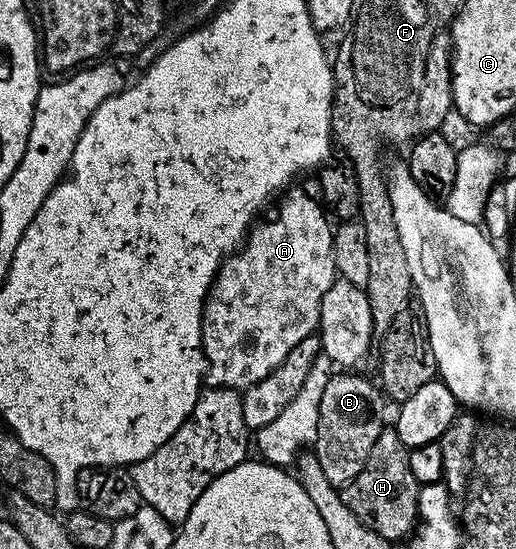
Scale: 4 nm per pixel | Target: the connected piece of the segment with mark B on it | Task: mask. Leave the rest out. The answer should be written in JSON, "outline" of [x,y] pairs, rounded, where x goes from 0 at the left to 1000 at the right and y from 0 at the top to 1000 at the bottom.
{"outline":[[[690,676],[645,678],[640,698],[624,719],[624,741],[616,741],[616,785],[609,823],[616,851],[640,872],[640,880],[665,887],[709,851],[717,814],[725,814],[733,792],[748,780],[744,767],[748,725],[727,692],[711,694],[696,687]]]}

